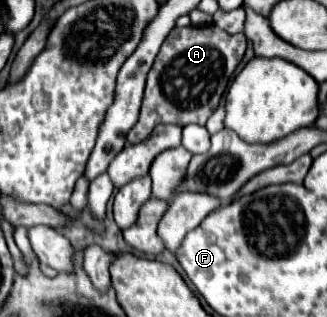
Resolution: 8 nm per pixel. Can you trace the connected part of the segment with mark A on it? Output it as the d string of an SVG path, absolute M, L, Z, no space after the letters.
M218 25L174 27L148 73L140 119L130 129L128 143L144 141L160 123L176 123L182 127L190 123L204 125L218 107L228 87L228 79L232 79L244 53L246 37L228 35Z

